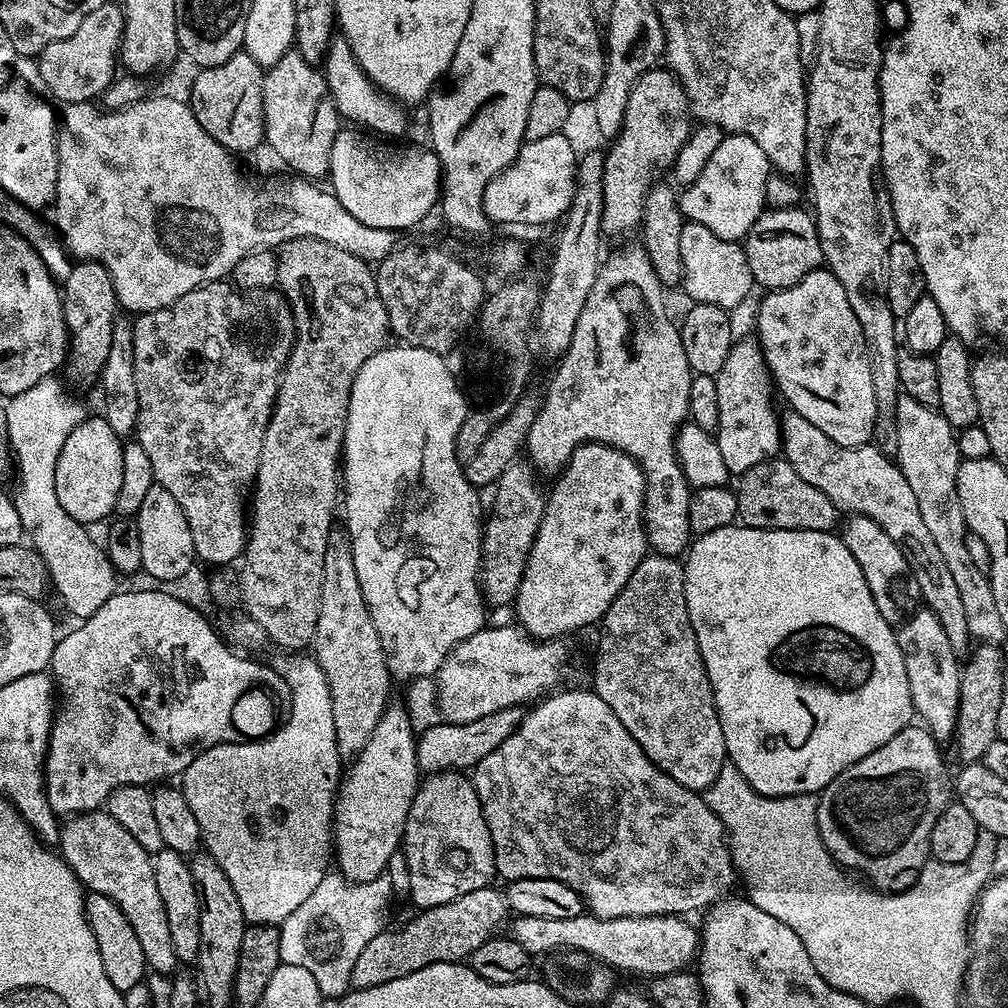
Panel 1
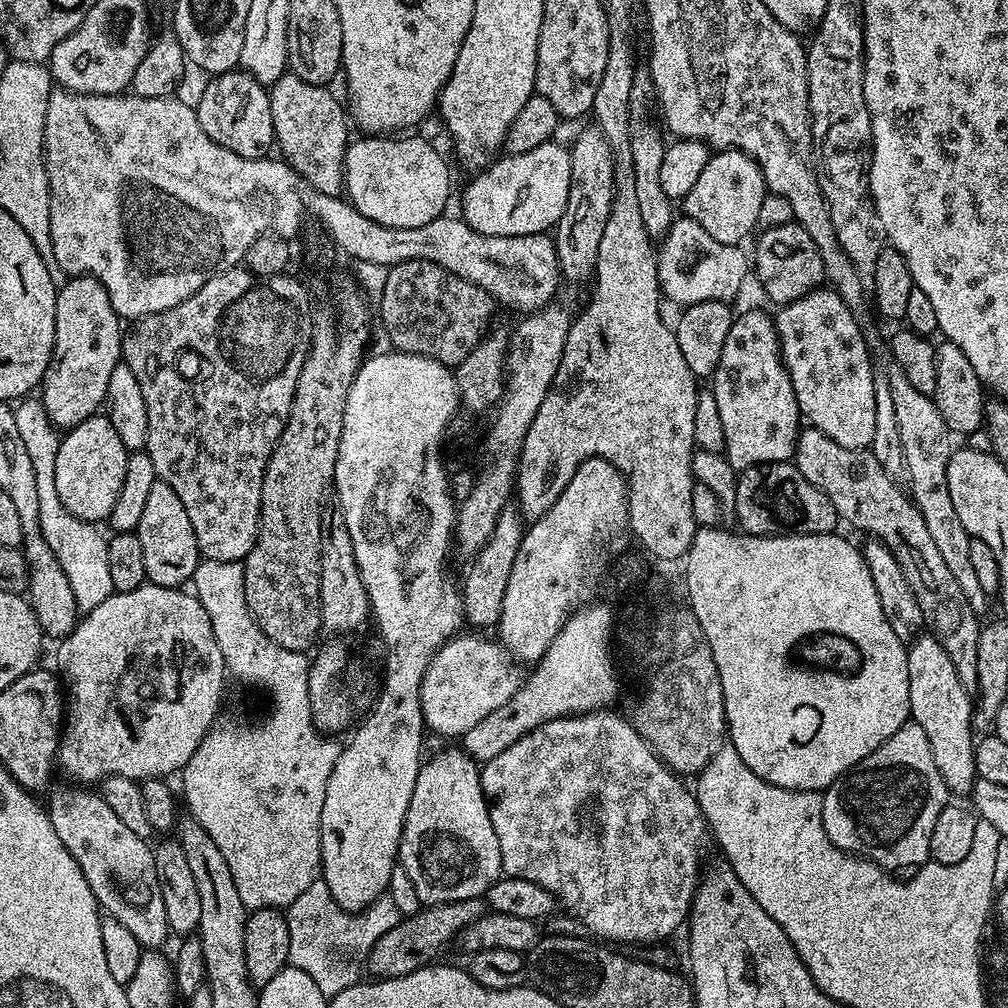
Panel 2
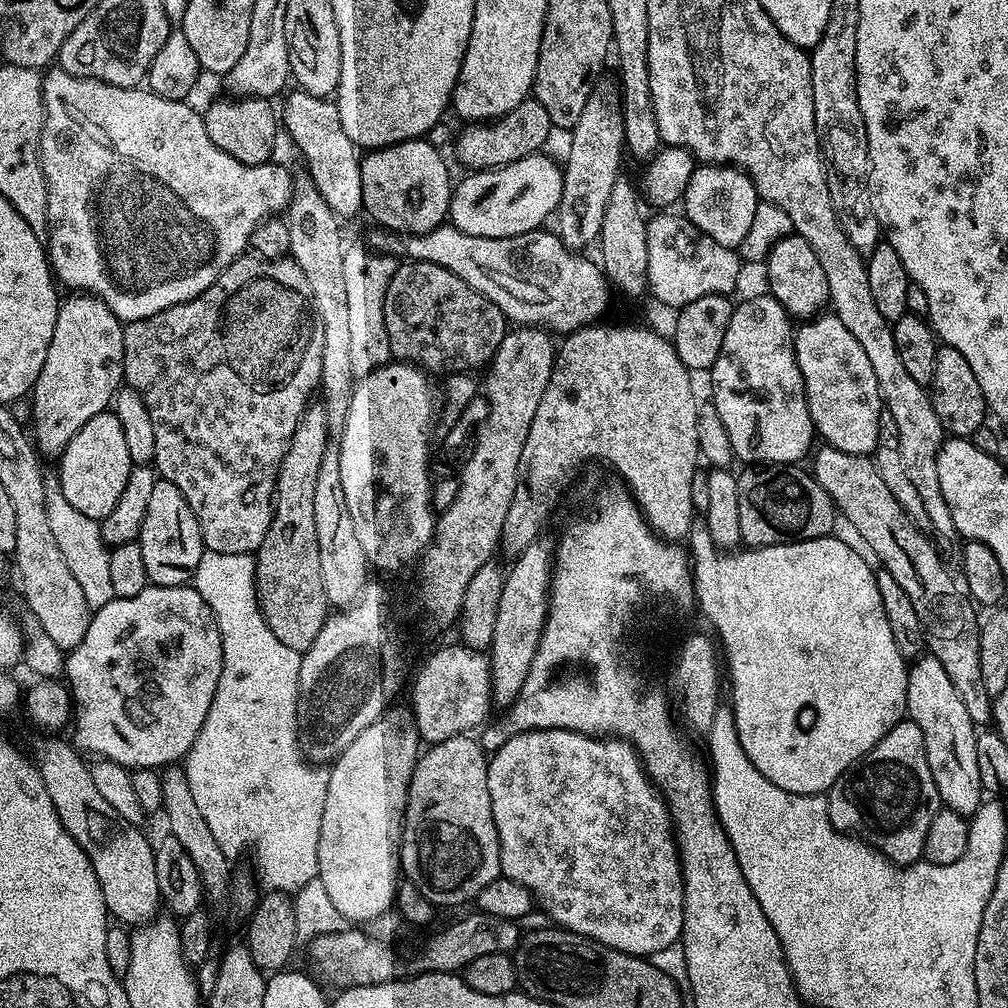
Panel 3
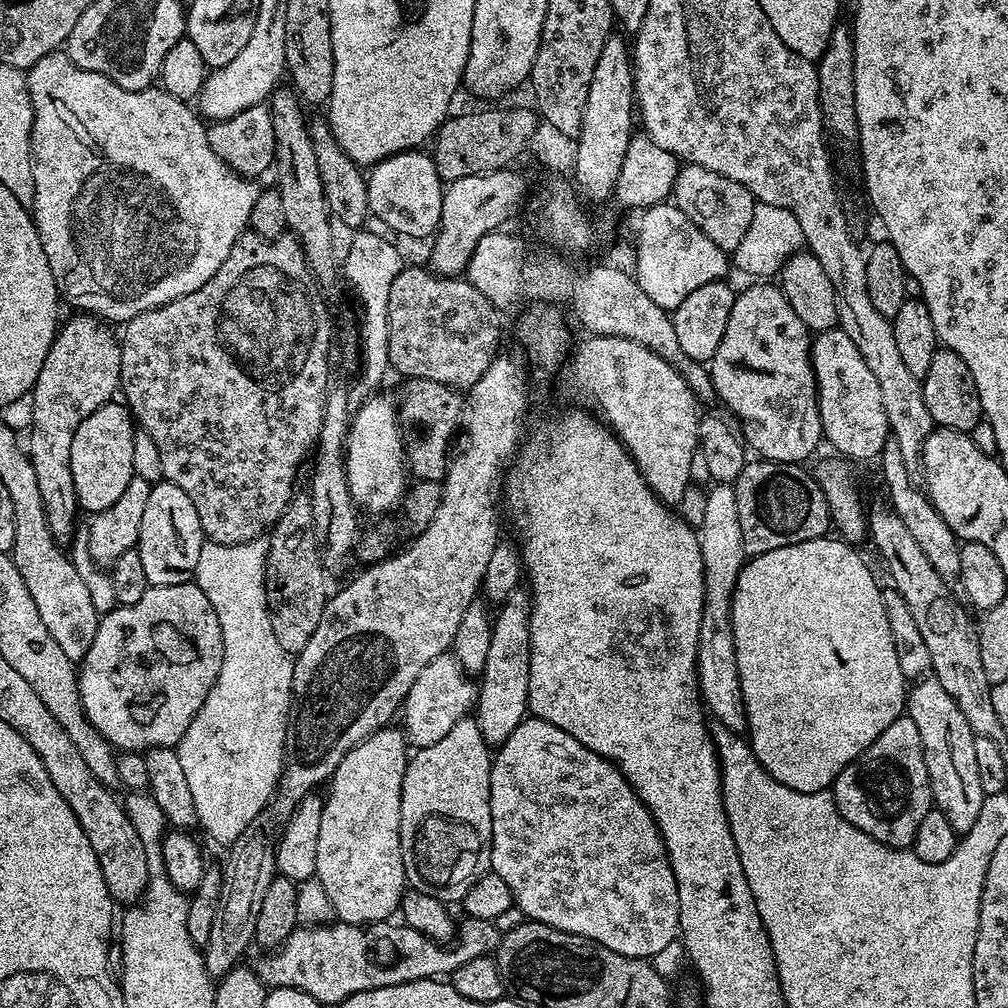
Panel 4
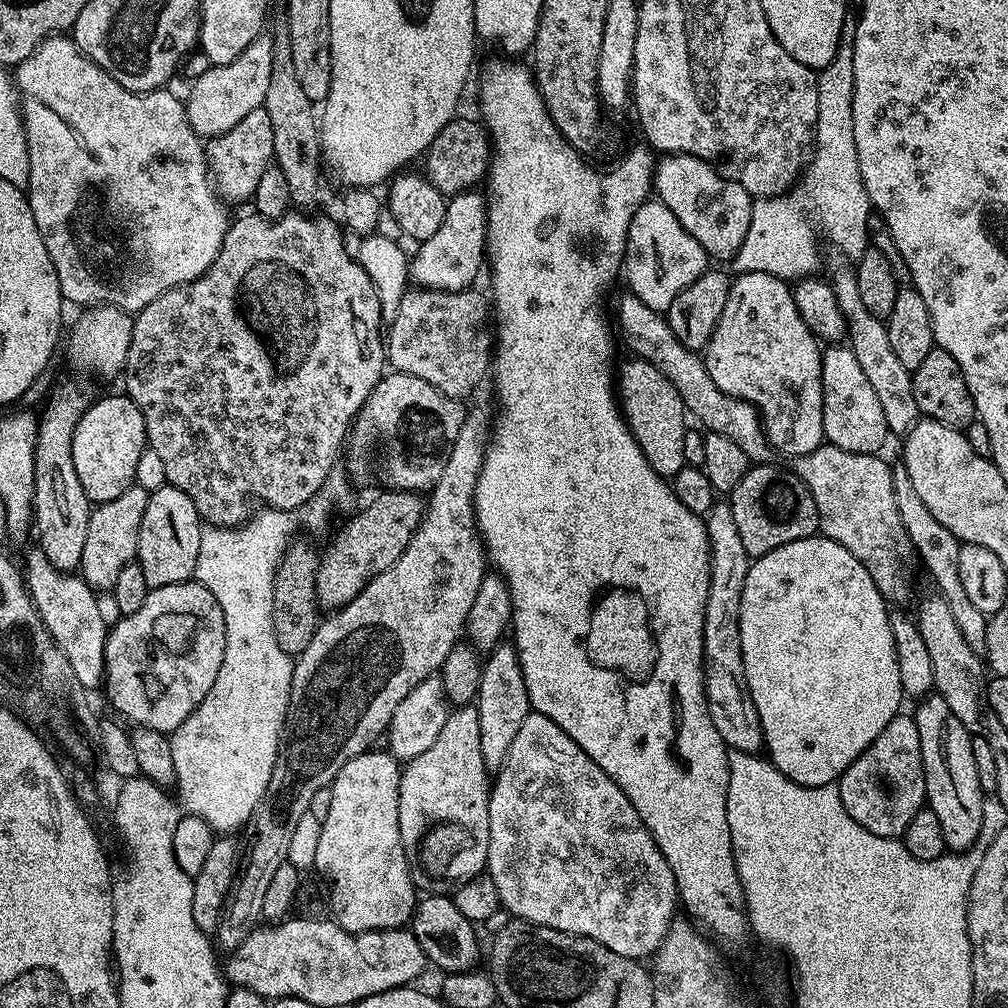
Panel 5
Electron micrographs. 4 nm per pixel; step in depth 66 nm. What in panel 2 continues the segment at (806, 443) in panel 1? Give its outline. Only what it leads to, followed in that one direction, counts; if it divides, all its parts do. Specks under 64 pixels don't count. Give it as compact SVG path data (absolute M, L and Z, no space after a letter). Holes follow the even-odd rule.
M811 426L801 427L800 437L796 440L794 463L806 482L822 490L822 494L834 502L836 515L843 523L845 520L858 531L868 532L864 534L880 540L886 550L894 554L898 566L902 566L902 574L906 574L906 582L910 582L910 590L914 590L914 598L918 598L927 631L936 639L938 646L950 654L958 682L962 682L970 694L975 693L982 620L974 610L970 610L966 594L962 594L958 581L950 575L950 569L931 540L930 530L926 530L926 521L916 509L911 495L896 484L886 470L882 470L878 458L874 458L868 448L847 448Z

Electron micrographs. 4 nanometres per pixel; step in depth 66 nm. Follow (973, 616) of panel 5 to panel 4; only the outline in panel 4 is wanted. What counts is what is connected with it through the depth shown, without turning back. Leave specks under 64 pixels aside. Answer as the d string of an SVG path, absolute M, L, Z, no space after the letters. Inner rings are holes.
M889 439L878 457L880 464L880 476L884 479L884 488L888 491L887 503L896 511L898 518L902 518L902 523L910 534L914 534L914 542L922 546L926 558L930 561L930 566L938 570L938 578L946 582L949 586L959 585L960 571L962 570L962 558L960 557L961 541L956 539L955 534L946 526L942 514L938 514L936 507L928 500L925 489L914 481L914 474L906 470L906 458L902 458L902 449L898 447L898 442Z

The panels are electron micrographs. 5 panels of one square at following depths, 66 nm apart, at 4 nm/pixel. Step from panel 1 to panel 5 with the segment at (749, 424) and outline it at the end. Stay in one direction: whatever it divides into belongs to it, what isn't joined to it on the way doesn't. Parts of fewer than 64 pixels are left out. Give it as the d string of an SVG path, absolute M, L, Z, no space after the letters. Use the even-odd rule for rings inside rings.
M761 272L739 273L732 280L726 310L722 310L722 318L718 318L718 326L702 355L706 370L710 378L714 378L714 386L718 386L718 390L756 405L768 443L777 453L785 452L788 458L795 458L810 454L825 443L820 361L822 344L808 329L806 322L802 322L789 281Z

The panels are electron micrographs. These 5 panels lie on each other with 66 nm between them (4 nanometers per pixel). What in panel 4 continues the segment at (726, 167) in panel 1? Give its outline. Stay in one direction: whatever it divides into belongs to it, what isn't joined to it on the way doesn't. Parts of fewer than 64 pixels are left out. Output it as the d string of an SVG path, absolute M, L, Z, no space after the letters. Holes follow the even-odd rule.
M684 164L672 187L671 199L676 207L726 253L732 253L742 242L746 230L750 226L750 217L754 214L757 201L753 200L750 190L730 178L722 178L722 174L714 174L714 170L706 170L697 164Z

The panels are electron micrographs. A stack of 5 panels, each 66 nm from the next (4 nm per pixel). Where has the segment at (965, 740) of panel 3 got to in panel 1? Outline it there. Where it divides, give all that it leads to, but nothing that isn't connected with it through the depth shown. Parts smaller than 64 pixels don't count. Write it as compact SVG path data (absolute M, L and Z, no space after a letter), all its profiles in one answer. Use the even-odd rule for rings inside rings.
M921 607L919 611L913 616L911 613L895 629L896 641L902 650L902 662L906 666L906 678L910 682L910 698L915 715L937 741L944 742L956 730L962 664L958 653L950 646L950 642L946 642L946 632L942 630L942 624L938 622L936 615L926 607Z

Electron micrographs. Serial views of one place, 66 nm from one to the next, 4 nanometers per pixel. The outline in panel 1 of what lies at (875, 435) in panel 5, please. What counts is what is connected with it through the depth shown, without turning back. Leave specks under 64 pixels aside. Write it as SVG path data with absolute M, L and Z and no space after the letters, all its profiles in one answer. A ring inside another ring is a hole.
M821 266L794 286L769 291L765 296L768 297L756 312L754 336L760 342L775 391L784 395L791 411L802 414L810 426L818 426L826 438L851 448L869 443L876 430L874 382L870 379L866 338L862 338L862 326L858 326L858 318L846 298L846 290L842 290L842 282L838 282L827 267Z

